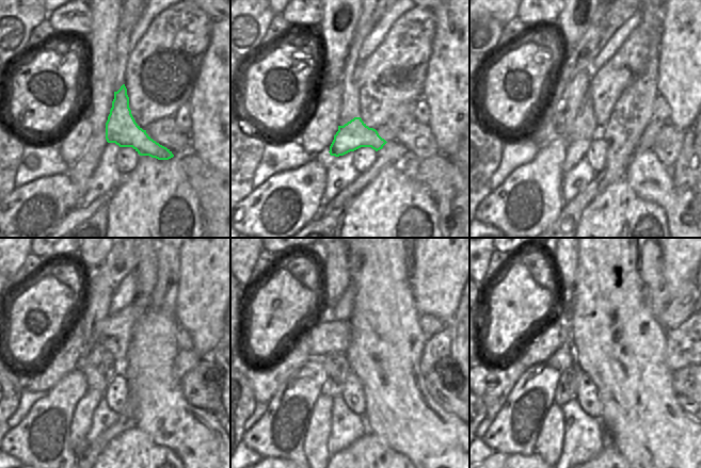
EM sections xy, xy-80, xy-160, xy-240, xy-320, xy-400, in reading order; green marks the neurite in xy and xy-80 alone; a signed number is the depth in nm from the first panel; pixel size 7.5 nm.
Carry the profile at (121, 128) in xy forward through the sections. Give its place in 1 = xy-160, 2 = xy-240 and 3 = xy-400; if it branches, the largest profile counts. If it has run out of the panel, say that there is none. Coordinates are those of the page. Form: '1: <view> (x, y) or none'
1: xy-160 (576, 149)
2: xy-240 (81, 421)
3: xy-400 (548, 445)

